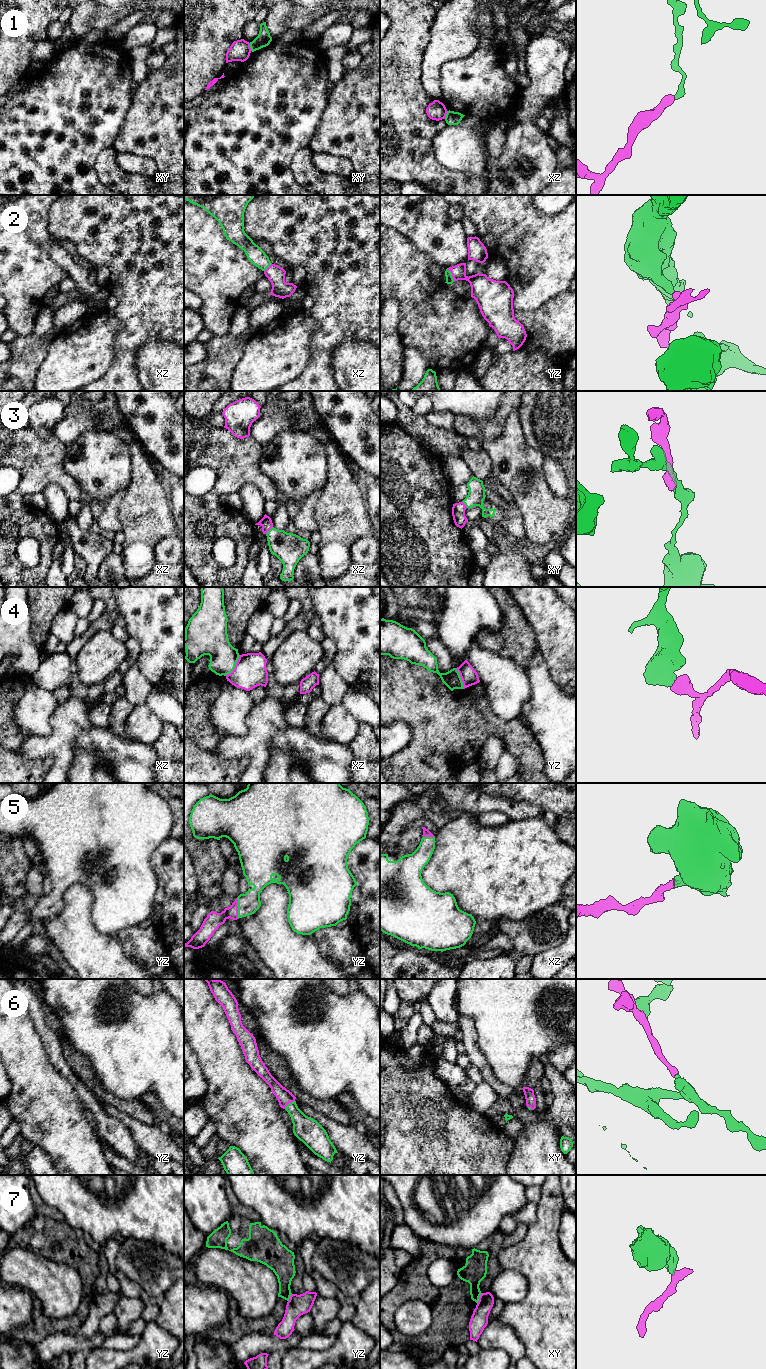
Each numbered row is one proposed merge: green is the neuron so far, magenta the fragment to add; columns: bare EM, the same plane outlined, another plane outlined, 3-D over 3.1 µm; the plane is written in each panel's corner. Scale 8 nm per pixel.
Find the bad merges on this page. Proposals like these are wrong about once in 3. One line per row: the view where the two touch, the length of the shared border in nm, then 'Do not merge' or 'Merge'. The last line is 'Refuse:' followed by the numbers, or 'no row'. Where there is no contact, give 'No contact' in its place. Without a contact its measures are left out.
1: Touches green in xy. Shared border 70 nm. Do not merge
2: Touches green in yz. Shared border 120 nm. Merge
3: Touches green in xz. Shared border 90 nm. Merge
4: Touches green in xz. Shared border 200 nm. Do not merge
5: Touches green in yz. Shared border 170 nm. Merge
6: Touches green in yz. Shared border 110 nm. Merge
7: Touches green in xy. Shared border 100 nm. Do not merge
Refuse: 1, 4, 7

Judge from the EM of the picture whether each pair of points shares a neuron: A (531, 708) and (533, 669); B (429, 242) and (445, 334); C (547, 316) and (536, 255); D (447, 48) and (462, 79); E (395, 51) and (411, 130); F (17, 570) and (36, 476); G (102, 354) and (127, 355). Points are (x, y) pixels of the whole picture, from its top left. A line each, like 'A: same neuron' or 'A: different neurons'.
A: same neuron
B: different neurons
C: different neurons
D: different neurons
E: same neuron
F: same neuron
G: different neurons

